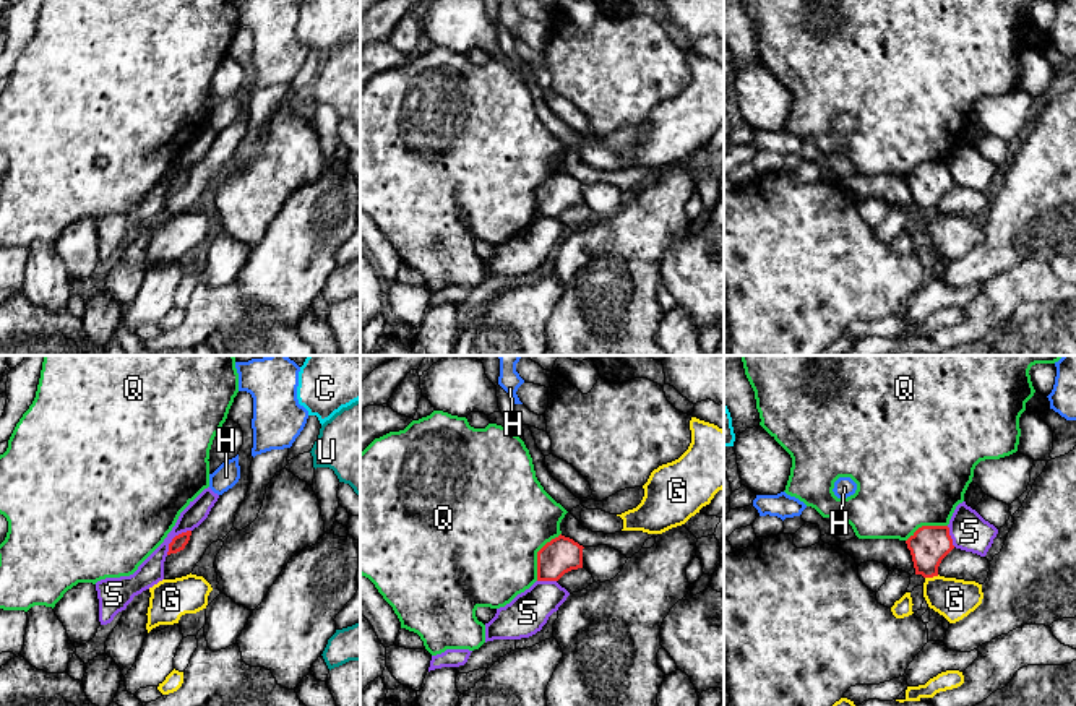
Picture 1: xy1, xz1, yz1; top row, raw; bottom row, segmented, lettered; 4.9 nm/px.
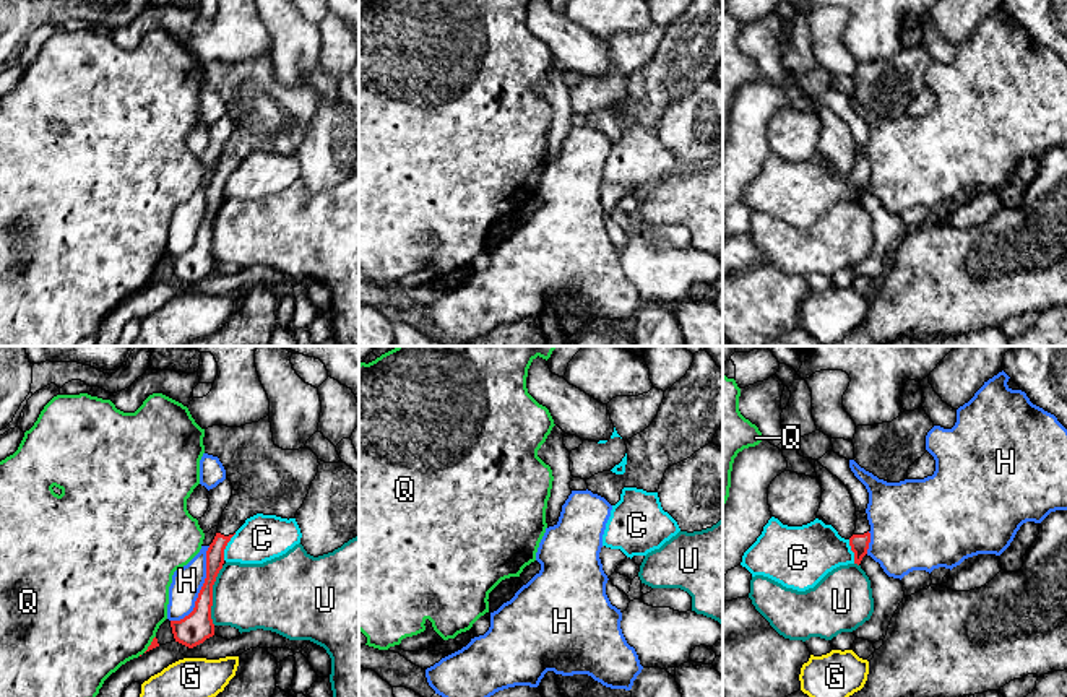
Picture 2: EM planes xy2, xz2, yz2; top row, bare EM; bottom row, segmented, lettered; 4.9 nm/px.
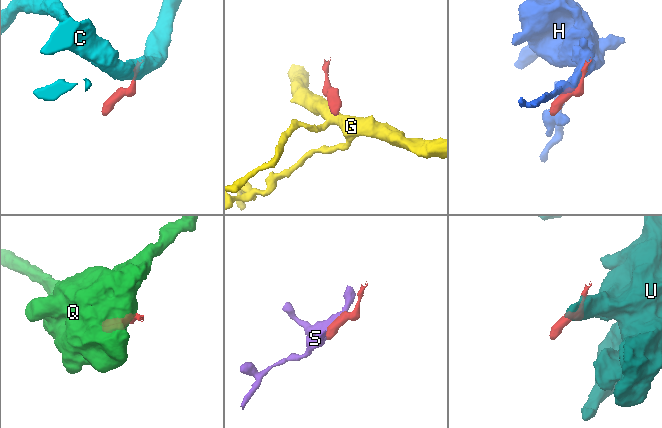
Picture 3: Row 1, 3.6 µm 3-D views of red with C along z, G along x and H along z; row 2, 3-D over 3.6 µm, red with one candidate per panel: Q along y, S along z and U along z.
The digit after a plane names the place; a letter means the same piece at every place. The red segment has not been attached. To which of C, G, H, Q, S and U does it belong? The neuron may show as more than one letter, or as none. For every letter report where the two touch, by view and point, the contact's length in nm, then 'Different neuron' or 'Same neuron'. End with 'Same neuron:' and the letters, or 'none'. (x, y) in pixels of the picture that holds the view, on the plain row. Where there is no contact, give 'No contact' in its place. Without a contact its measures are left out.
C: Touches red at xy2 (226, 181). Shared border 150 nm. Different neuron
G: Touches red at yz1 (932, 213). Shared border 70 nm. Different neuron
H: Touches red at xy2 (202, 225). Shared border 420 nm. Different neuron
Q: Touches red at xz1 (538, 192). Shared border 260 nm. Different neuron
S: Touches red at xy1 (174, 174). Shared border 180 nm. Different neuron
U: Touches red at xy2 (211, 231). Shared border 300 nm. Different neuron
Same neuron: none

